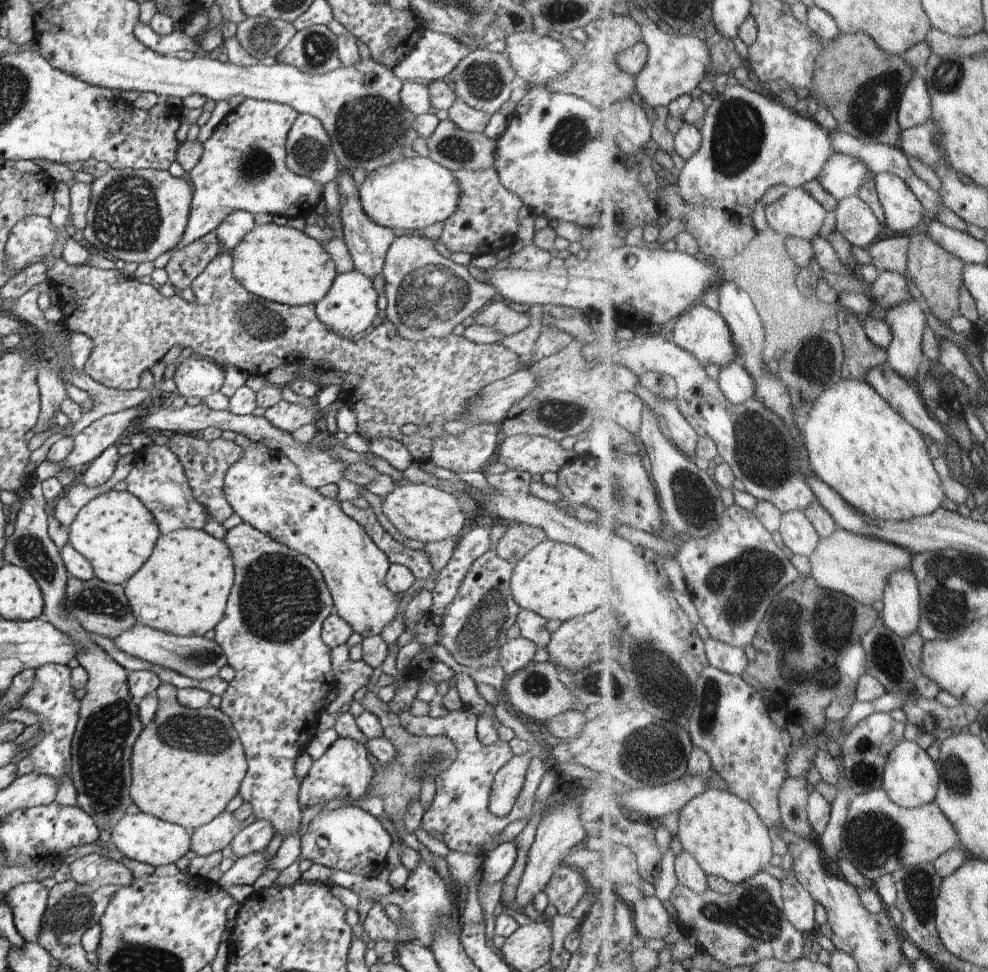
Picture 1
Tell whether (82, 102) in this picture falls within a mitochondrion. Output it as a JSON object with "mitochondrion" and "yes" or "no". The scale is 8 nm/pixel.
{"mitochondrion":"no"}

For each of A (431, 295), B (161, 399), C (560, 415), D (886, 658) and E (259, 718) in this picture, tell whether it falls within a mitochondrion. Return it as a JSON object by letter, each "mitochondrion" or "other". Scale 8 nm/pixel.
{"A":"mitochondrion","B":"other","C":"mitochondrion","D":"mitochondrion","E":"other"}

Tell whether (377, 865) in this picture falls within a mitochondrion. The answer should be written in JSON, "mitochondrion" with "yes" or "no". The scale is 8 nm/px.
{"mitochondrion":"no"}

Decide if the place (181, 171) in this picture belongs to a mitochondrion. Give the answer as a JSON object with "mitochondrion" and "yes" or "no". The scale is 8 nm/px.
{"mitochondrion":"no"}

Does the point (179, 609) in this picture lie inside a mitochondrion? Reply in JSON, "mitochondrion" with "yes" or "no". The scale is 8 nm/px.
{"mitochondrion":"no"}

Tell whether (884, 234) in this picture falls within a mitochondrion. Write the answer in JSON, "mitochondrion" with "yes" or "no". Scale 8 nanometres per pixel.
{"mitochondrion":"no"}

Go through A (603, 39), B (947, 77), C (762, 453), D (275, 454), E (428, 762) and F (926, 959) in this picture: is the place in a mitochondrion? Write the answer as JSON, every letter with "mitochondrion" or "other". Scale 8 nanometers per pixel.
{"A":"other","B":"mitochondrion","C":"mitochondrion","D":"other","E":"mitochondrion","F":"other"}

